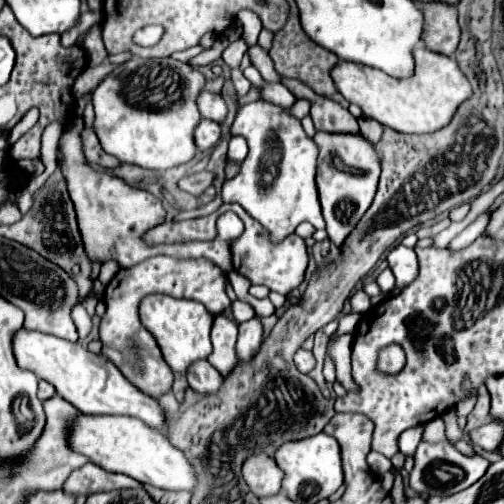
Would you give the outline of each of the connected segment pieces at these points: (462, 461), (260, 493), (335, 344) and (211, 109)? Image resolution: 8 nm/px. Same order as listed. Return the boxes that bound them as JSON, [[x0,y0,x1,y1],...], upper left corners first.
[[410,441,488,495],[242,453,282,497],[326,335,356,389],[198,91,228,123]]

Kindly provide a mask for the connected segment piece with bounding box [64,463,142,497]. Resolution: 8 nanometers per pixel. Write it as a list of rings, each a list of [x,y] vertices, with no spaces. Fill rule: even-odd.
[[[86,463],[84,467],[72,471],[64,483],[64,491],[74,497],[92,495],[92,493],[100,493],[100,491],[134,489],[134,487],[142,487],[142,483],[138,483],[136,479],[132,479],[128,475],[108,473],[94,463]]]

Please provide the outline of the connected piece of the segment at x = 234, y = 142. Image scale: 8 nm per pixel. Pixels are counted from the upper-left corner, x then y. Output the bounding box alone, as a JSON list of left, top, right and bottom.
[228,136,248,163]

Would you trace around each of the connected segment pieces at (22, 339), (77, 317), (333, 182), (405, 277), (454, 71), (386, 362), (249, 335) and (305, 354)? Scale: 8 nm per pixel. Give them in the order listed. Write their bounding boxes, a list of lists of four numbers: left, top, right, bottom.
[[14,329,170,431],[72,305,92,341],[314,131,380,245],[386,245,418,289],[332,45,472,135],[378,347,406,373],[236,319,262,361],[294,349,314,373]]

